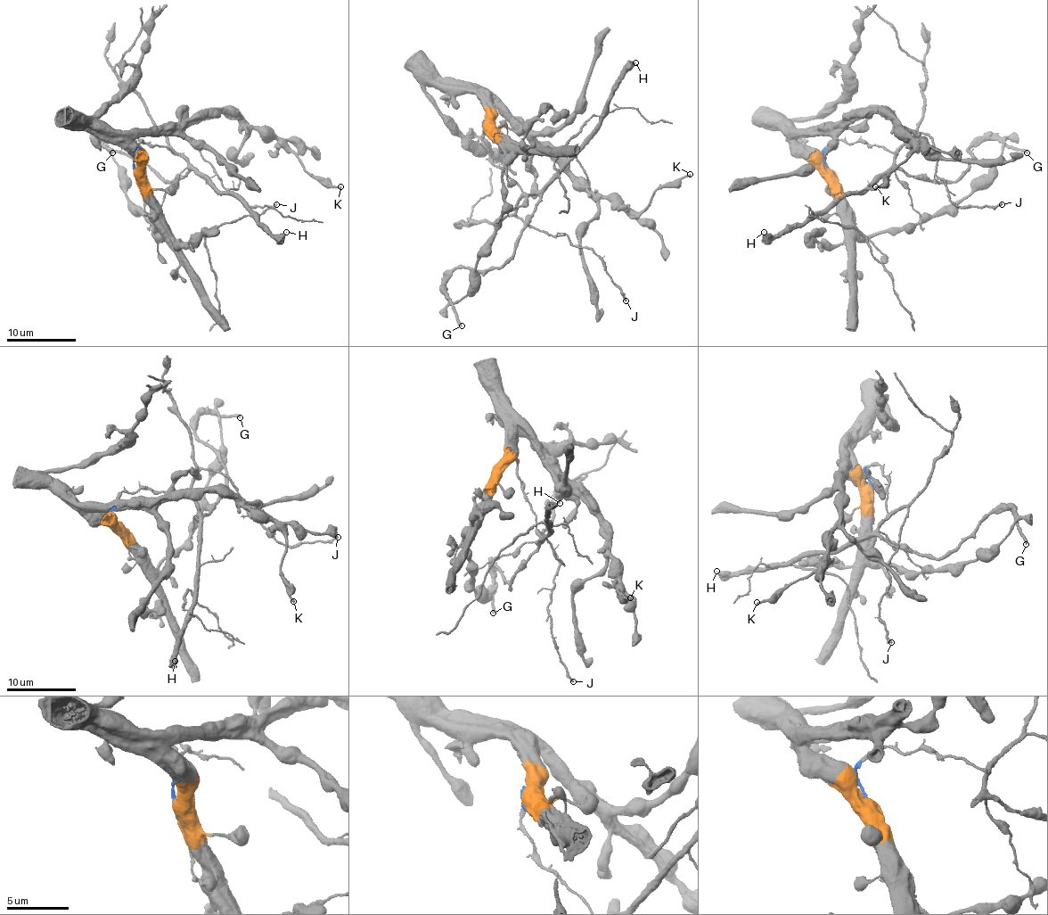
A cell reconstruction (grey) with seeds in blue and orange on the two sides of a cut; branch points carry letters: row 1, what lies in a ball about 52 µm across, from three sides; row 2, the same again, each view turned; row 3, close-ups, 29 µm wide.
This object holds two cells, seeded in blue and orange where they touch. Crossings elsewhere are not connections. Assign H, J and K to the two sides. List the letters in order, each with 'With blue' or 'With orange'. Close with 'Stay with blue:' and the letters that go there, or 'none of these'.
H: With blue
J: With blue
K: With orange
Stay with blue: H, J

